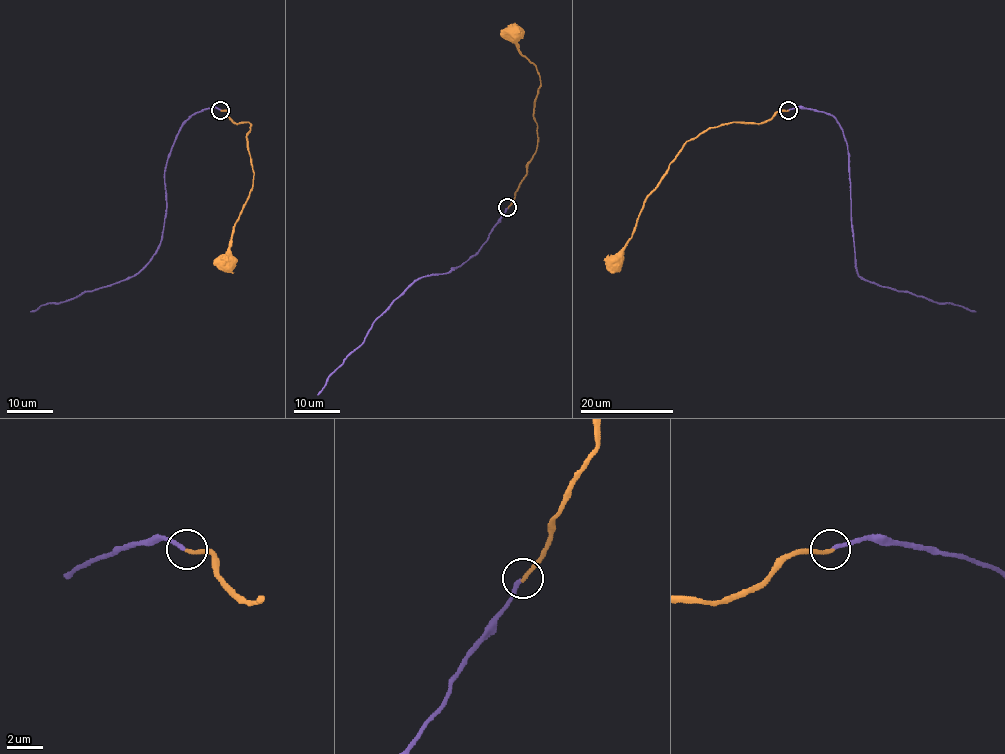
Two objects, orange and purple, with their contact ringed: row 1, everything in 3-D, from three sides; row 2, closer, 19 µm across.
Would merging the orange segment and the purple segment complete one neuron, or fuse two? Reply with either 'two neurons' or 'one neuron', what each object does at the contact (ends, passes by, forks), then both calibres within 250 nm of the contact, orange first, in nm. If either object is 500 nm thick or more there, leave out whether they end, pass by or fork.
one neuron; orange ends there; purple ends there; 220 nm thick on the orange side, 220 nm on the other

